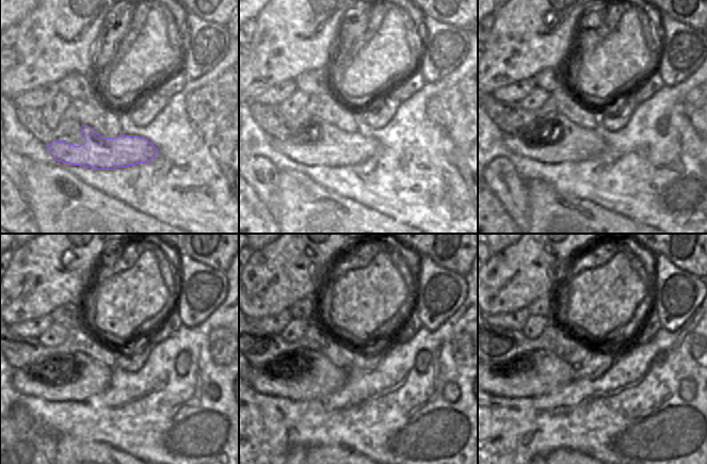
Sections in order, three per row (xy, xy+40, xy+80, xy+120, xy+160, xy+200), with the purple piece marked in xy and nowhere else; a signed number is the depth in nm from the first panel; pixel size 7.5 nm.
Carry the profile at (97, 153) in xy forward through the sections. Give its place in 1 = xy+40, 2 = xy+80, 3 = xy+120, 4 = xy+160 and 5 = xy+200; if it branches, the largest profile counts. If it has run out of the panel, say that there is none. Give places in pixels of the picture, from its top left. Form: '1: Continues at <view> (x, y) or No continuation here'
1: Continues at xy+40 (338, 148)
2: Continues at xy+80 (571, 142)
3: Continues at xy+120 (91, 377)
4: Continues at xy+160 (321, 378)
5: Continues at xy+200 (536, 373)

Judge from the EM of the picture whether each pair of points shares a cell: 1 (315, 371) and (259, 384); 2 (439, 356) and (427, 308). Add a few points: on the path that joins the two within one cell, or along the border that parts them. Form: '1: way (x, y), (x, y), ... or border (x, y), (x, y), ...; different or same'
1: way (301, 382), (273, 383); same
2: border (451, 315), (433, 331), (429, 331), (422, 325); different

